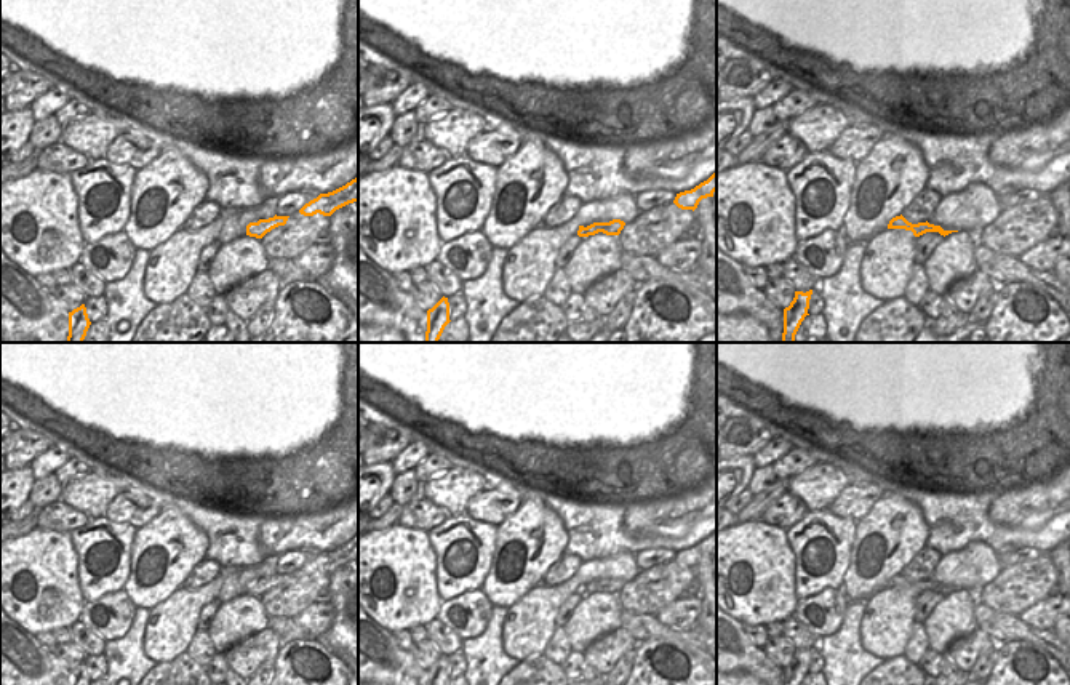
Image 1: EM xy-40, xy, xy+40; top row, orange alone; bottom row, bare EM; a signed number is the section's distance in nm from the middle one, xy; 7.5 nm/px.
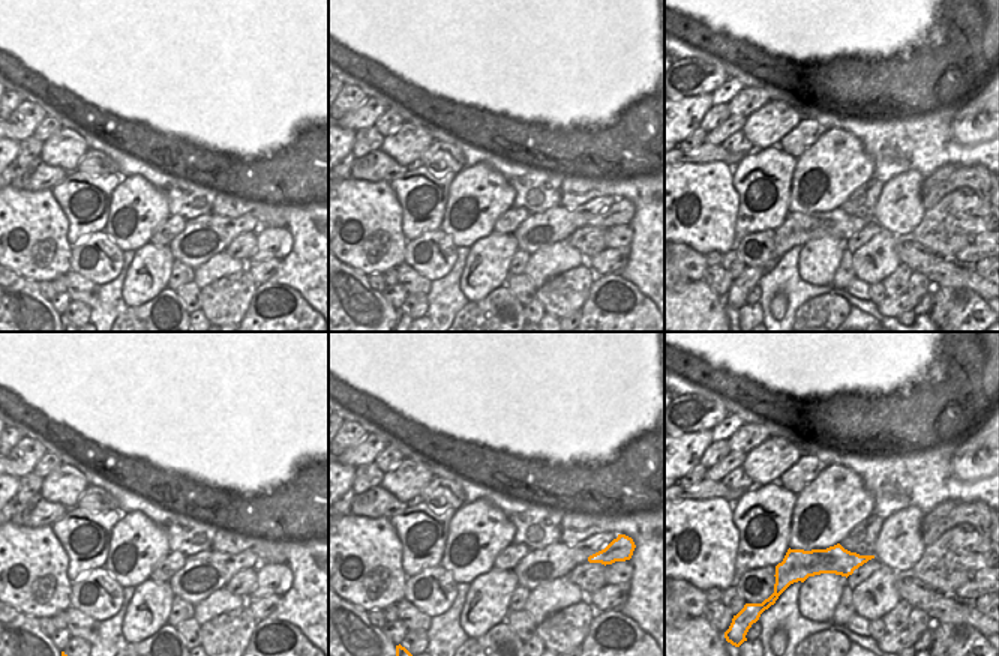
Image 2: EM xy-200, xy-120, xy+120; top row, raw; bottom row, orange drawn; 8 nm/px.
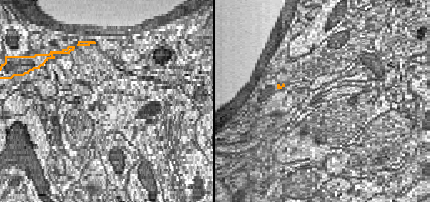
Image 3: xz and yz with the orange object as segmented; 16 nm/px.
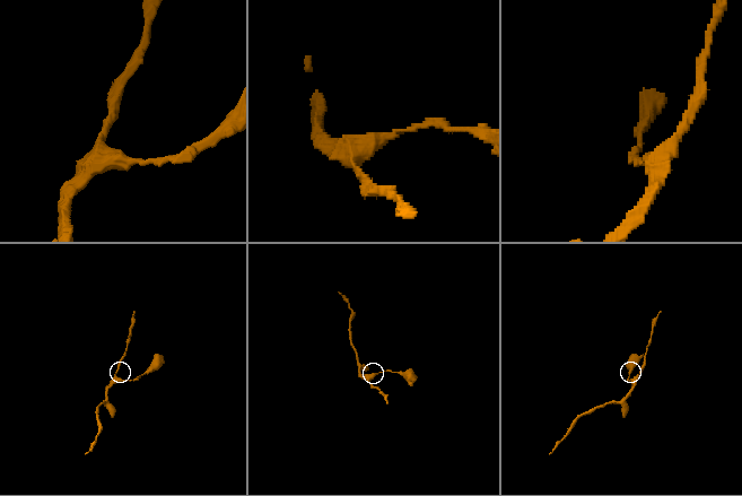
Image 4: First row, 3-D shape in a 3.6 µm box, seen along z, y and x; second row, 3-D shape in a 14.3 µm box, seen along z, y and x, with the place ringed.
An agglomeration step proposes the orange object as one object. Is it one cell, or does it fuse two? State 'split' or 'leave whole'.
leave whole

